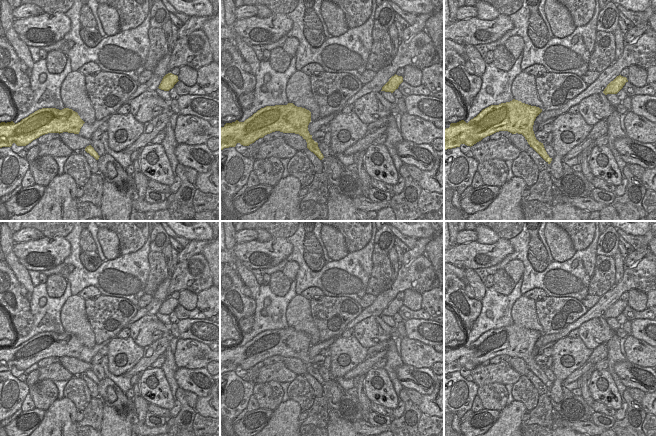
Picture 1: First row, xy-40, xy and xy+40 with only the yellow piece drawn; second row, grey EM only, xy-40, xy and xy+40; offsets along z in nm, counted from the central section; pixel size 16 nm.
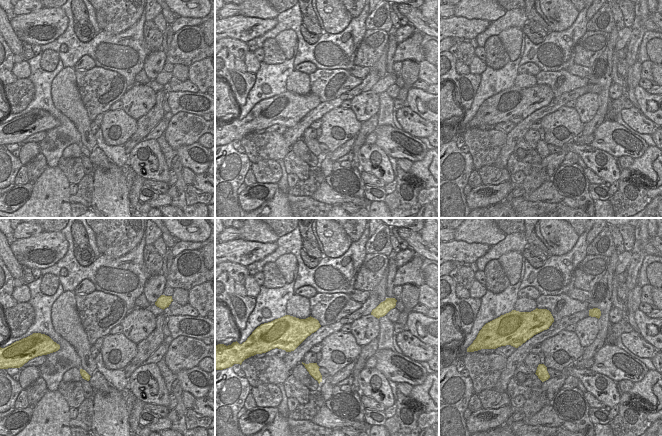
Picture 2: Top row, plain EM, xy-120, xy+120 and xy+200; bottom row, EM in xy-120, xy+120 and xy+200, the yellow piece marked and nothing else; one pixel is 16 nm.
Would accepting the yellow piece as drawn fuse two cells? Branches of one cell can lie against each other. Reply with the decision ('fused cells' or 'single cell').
single cell

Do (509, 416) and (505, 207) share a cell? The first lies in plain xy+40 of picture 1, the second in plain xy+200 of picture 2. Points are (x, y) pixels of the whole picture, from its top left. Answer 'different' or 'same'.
same

